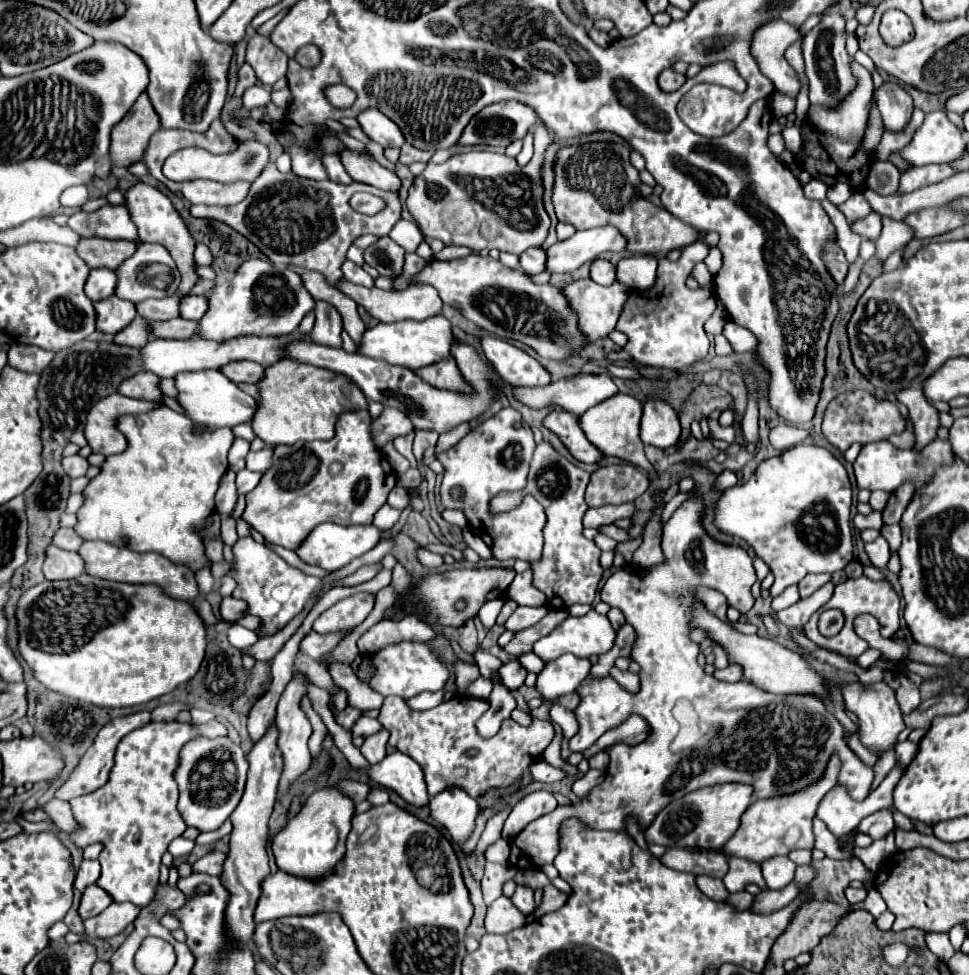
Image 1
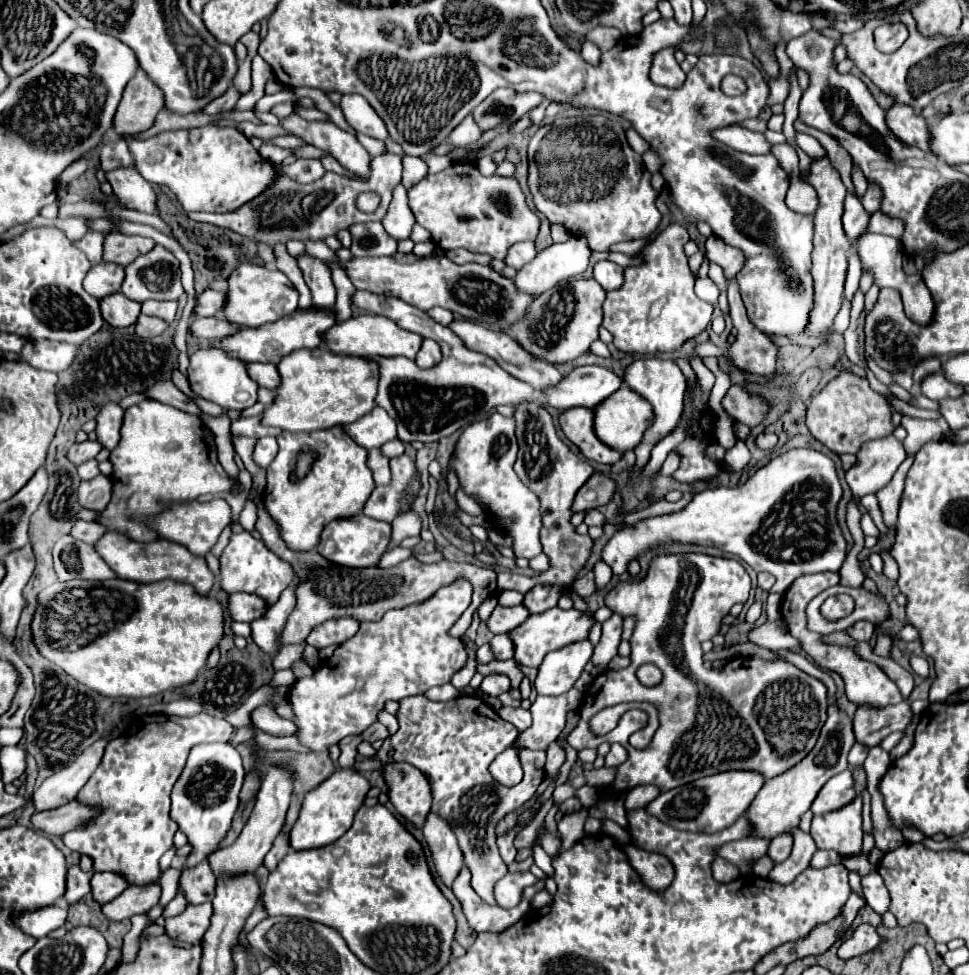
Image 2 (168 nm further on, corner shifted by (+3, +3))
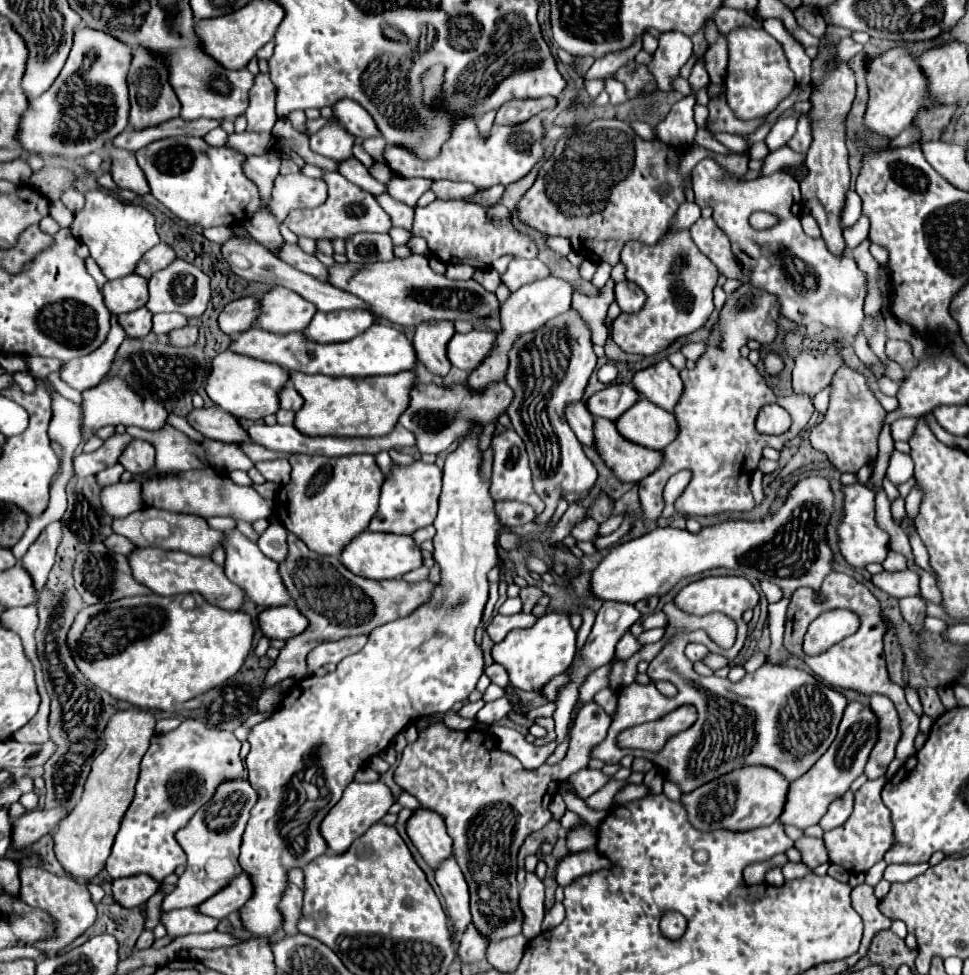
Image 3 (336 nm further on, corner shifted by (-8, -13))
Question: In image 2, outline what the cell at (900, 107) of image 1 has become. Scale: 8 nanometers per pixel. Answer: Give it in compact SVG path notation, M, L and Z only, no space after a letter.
M892 104L886 112L886 126L908 146L916 146L920 150L930 150L930 132L928 122L914 112L914 108L906 104Z

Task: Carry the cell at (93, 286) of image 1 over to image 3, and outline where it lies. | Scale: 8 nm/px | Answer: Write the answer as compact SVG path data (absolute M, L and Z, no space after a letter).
M139 274L125 276L121 280L107 282L101 290L105 296L105 304L113 314L133 312L147 304L149 292L147 292L147 280Z

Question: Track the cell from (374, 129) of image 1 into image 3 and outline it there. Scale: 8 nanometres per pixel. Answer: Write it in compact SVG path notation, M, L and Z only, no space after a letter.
M343 98L339 102L333 104L333 116L343 124L343 128L347 132L351 132L353 136L359 138L371 138L377 136L377 126L373 124L373 118L365 112L365 108L361 108L355 100Z

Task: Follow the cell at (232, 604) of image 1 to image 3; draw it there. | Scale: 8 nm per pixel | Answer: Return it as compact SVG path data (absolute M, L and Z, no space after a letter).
M277 606L267 608L259 616L259 624L265 636L273 640L289 640L307 630L309 620L297 610L297 606Z

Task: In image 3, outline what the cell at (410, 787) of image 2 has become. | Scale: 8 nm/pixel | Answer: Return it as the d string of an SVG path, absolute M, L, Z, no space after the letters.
M425 808L417 810L407 822L407 834L423 856L423 860L433 870L437 870L439 864L451 856L453 840L447 834L445 822L435 812L429 812Z

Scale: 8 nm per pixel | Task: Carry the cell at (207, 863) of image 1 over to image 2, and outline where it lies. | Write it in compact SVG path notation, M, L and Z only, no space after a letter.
M208 858L202 860L194 868L182 870L180 886L186 892L186 900L192 902L192 904L210 902L214 898L214 884L216 884L216 876L214 876L214 872L210 868Z

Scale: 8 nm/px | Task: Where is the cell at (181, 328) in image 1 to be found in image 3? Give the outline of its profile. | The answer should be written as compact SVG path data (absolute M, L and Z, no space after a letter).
M375 322L373 328L355 336L347 342L333 342L333 344L317 344L307 340L301 332L293 334L275 334L263 328L251 328L235 338L231 344L233 352L241 352L245 356L275 362L291 372L305 372L305 374L325 374L325 376L349 376L349 378L365 378L365 376L387 376L403 370L415 368L415 350L411 342L405 338L403 332L395 330L385 322Z

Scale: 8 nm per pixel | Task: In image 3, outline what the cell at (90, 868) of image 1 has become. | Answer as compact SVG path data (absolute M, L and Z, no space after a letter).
M23 866L19 868L19 880L21 880L21 890L19 890L19 900L25 902L31 908L39 908L51 916L55 922L55 932L53 936L45 940L37 940L31 946L43 952L43 958L57 956L65 946L75 942L95 920L95 904L91 902L91 896L83 884L77 884L71 878L57 878L41 868L31 868Z

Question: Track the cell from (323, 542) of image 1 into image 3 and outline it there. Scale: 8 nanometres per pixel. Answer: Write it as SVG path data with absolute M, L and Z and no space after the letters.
M365 530L343 550L341 562L349 566L349 570L357 576L371 580L391 580L391 578L401 578L403 574L423 566L423 556L421 556L421 548L415 544L411 536L379 534Z

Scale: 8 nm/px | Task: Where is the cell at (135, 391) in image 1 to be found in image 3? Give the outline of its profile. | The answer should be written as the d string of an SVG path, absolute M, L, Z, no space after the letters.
M201 408L189 414L189 424L199 430L205 438L219 440L225 444L249 444L251 436L243 430L239 420L221 408Z

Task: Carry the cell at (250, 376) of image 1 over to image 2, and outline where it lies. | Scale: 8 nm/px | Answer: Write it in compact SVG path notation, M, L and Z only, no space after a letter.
M252 362L252 364L246 364L246 370L248 370L248 376L258 386L274 390L280 384L280 374L278 374L278 370L276 370L274 364L254 364Z

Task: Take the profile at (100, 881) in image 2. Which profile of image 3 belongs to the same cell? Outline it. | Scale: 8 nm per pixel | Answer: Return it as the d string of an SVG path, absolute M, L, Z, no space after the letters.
M137 874L137 876L113 880L113 896L121 906L133 908L145 904L159 890L159 886L161 884L153 876Z

